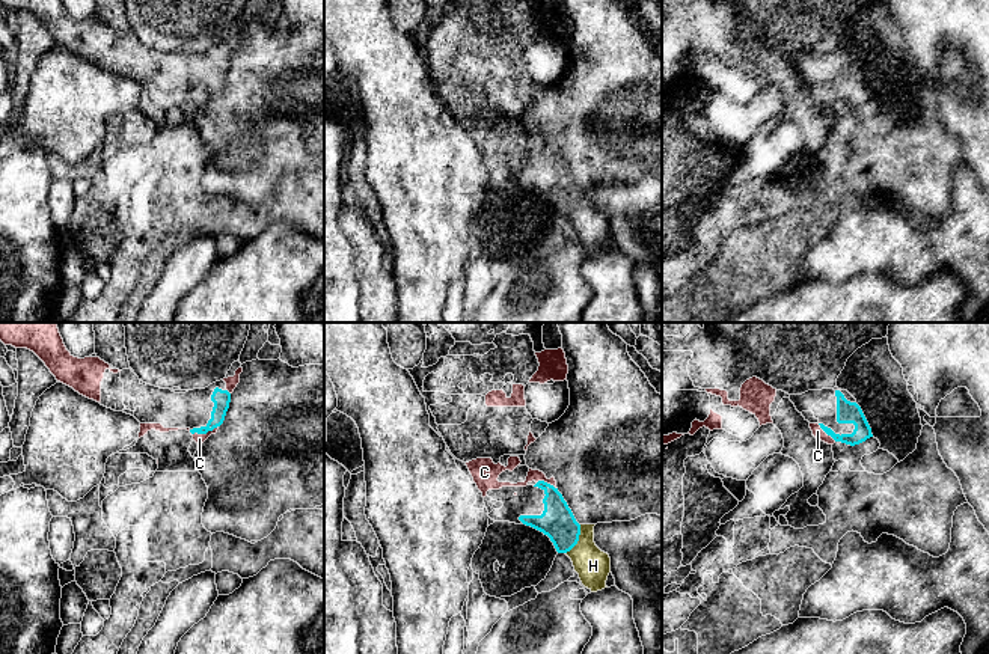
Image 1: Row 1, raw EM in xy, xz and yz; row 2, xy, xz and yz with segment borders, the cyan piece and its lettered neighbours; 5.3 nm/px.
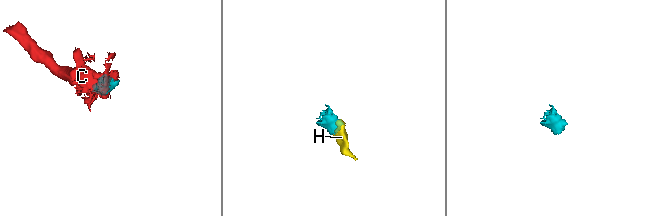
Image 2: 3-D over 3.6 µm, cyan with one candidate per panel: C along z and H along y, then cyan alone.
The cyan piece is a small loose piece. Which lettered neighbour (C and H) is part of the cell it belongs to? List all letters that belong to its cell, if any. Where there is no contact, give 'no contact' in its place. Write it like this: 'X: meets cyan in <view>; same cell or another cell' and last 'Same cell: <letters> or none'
C: meets cyan in xy; same cell
H: meets cyan in xz; same cell
Same cell: C, H

